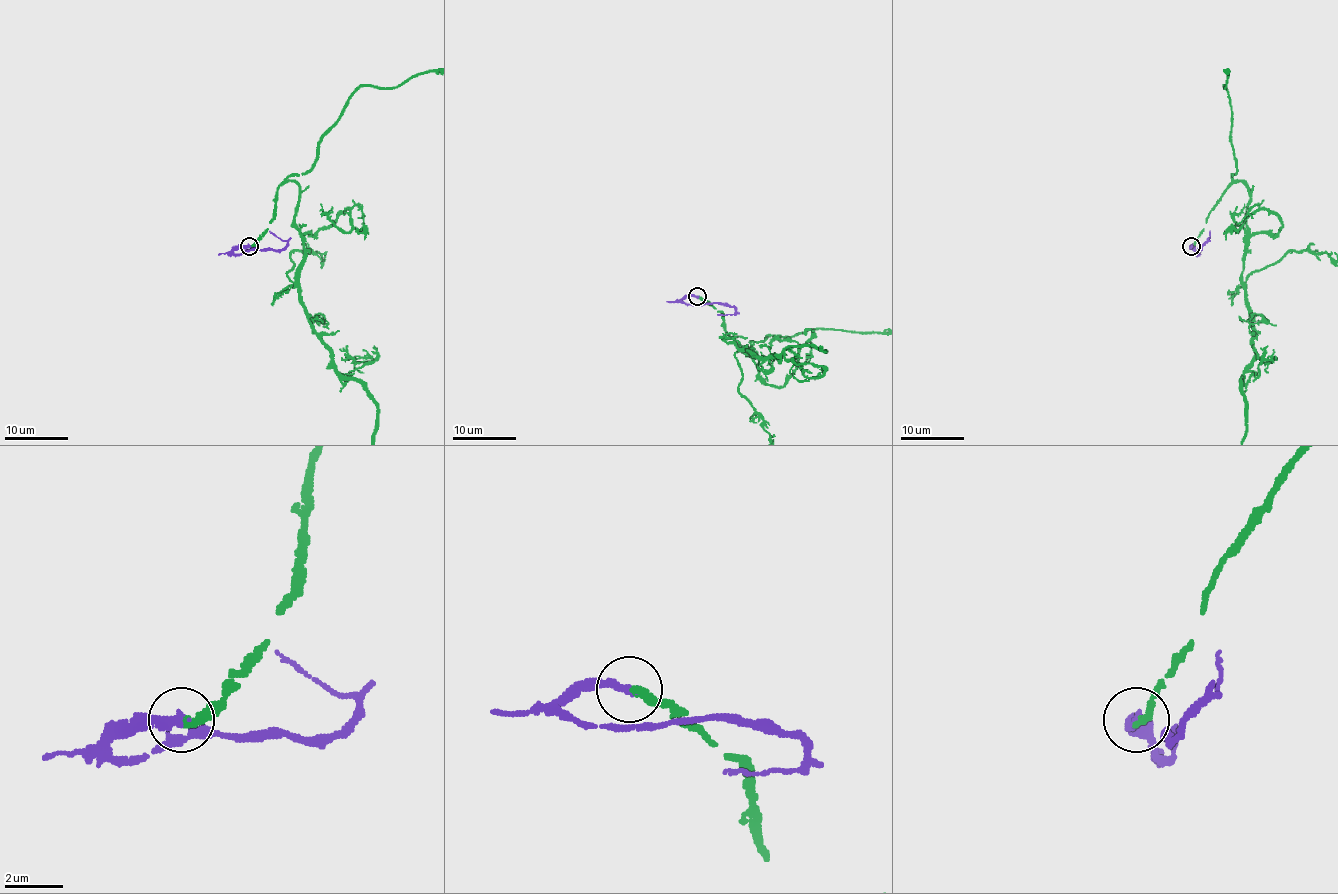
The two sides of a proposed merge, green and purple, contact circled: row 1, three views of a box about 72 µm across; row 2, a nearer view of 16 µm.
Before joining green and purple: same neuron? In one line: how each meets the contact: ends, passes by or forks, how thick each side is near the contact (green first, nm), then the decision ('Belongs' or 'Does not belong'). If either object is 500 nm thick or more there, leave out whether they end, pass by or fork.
At the ring green ends. At the ring purple ends. Thickness 280 nm (green) against 300 nm. Belongs

